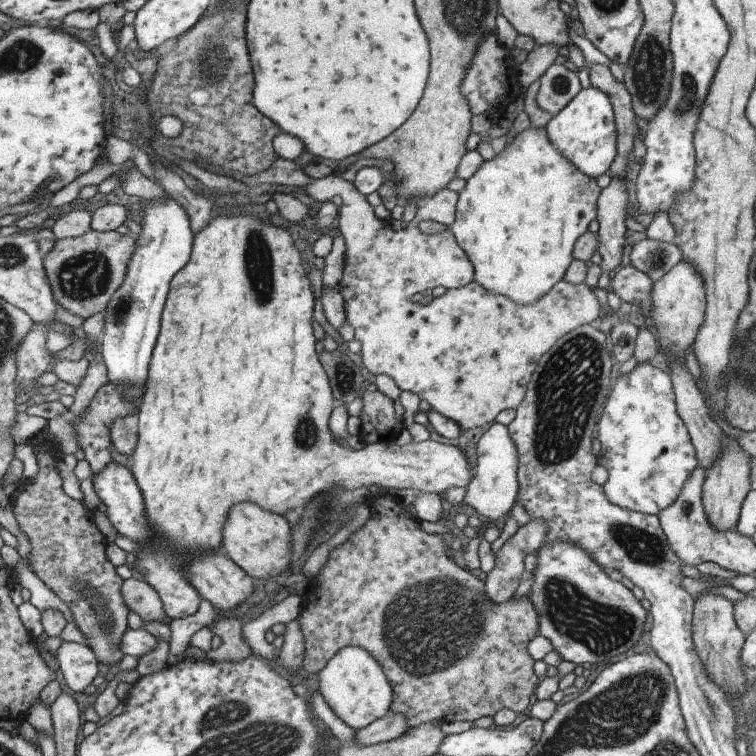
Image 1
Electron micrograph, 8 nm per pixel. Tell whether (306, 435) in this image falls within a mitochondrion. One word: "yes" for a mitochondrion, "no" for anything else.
yes

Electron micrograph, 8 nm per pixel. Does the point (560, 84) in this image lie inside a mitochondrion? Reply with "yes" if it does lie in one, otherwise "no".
yes

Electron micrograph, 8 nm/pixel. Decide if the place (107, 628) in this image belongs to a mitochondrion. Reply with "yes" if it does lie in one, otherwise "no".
yes

